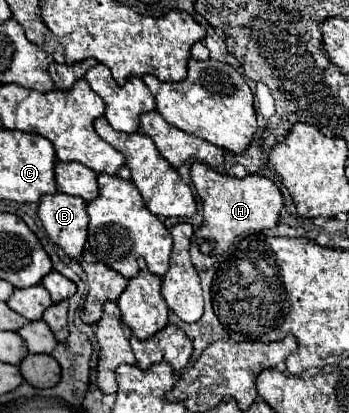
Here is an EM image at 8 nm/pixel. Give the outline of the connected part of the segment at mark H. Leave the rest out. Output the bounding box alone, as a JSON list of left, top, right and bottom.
[191,162,283,270]

